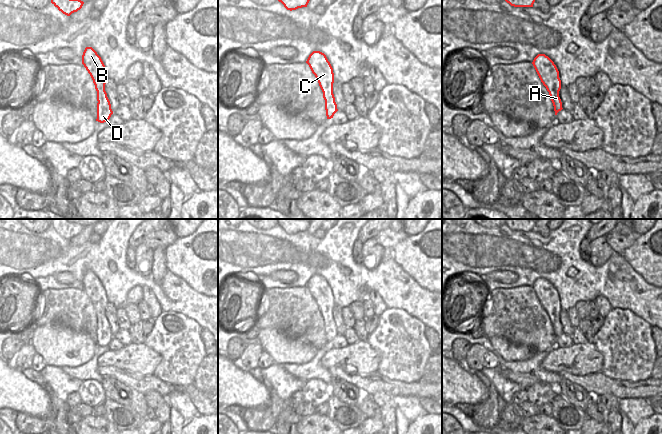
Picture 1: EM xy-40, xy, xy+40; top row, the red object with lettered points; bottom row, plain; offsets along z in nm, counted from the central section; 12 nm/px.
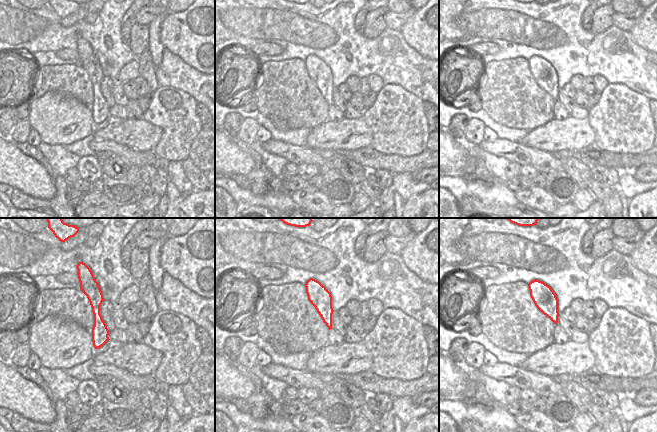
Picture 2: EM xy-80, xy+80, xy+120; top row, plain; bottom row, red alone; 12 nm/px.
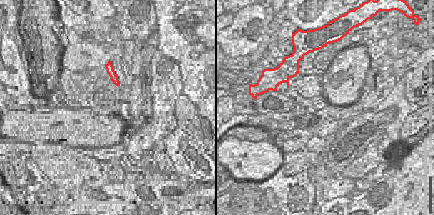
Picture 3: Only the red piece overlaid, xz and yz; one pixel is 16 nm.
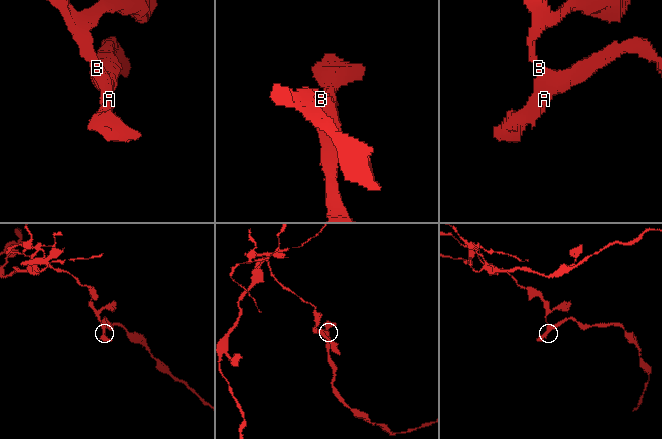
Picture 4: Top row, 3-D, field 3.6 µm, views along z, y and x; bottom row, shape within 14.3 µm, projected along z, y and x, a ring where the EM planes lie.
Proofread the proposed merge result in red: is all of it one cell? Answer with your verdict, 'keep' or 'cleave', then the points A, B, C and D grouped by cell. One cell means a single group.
keep; groups A B C D

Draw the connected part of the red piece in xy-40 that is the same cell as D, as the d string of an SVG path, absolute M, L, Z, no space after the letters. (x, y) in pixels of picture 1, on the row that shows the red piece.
M86 47L82 55L82 64L90 74L97 91L97 119L100 123L108 122L113 111L105 91L108 80L106 67L92 47Z

